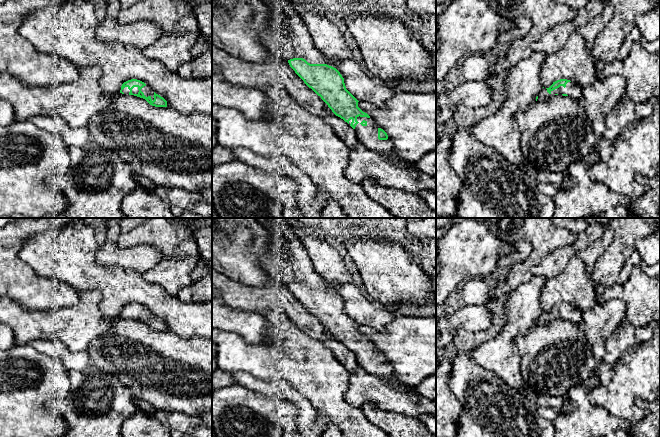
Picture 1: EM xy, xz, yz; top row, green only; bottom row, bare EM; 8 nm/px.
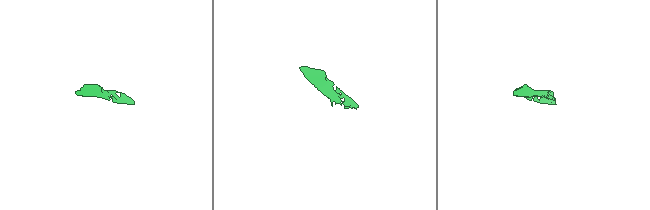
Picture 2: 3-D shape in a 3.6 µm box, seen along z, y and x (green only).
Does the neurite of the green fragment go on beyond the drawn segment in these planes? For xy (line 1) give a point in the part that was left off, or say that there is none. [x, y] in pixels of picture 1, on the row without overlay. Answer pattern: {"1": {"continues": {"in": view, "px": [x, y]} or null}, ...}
{"1": {"continues": {"in": "xy", "px": [147, 315]}}}

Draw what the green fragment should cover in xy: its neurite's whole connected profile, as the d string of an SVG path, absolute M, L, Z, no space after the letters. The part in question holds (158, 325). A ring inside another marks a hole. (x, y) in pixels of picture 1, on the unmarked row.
M131 303L124 306L121 310L120 317L143 322L150 329L155 331L167 331L167 325L163 321L156 318L144 306L137 303Z

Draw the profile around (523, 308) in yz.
M534 276L529 282L514 289L505 301L506 321L502 330L469 353L480 366L497 374L514 389L527 387L520 372L521 358L516 338L536 326L543 312L541 292L547 280Z

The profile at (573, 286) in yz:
M574 256L562 273L547 280L543 286L542 310L549 312L560 303L570 304L581 312L598 304L594 285L586 273L586 264L578 256Z

